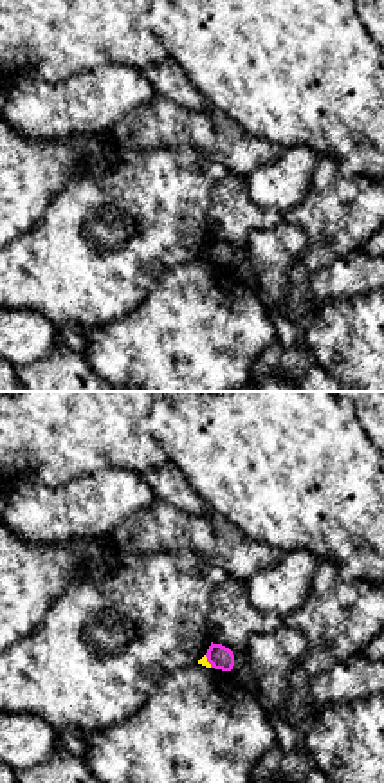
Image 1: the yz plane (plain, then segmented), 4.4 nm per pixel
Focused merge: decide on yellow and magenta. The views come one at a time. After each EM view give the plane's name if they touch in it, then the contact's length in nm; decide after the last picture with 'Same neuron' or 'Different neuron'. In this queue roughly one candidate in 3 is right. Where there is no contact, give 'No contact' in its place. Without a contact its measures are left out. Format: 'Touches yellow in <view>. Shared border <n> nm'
Touches yellow in yz. Shared border 70 nm

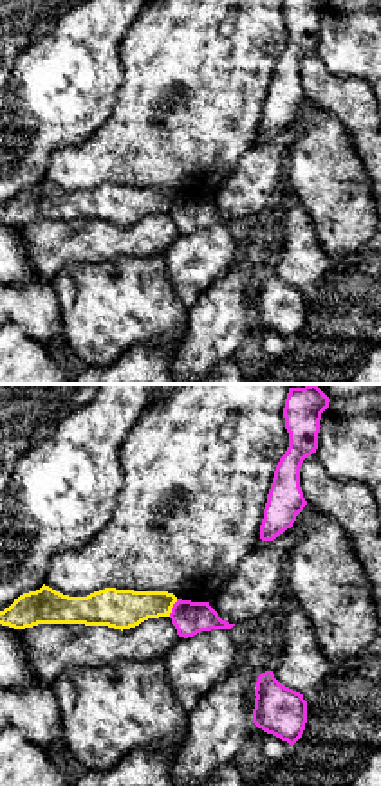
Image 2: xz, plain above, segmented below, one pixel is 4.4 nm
Touches yellow in xz. Shared border 90 nm

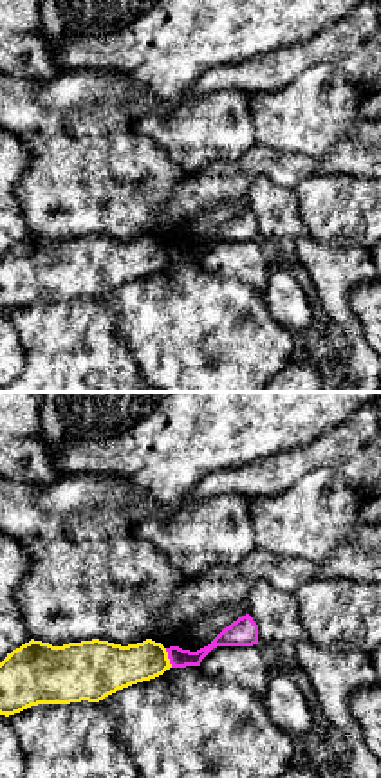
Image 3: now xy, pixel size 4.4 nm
Touches yellow in xy. Shared border 90 nm

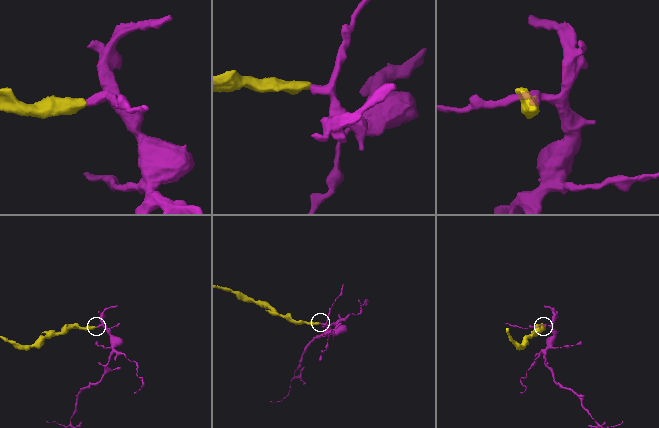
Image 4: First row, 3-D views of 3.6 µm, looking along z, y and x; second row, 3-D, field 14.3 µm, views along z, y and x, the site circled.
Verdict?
Different neuron

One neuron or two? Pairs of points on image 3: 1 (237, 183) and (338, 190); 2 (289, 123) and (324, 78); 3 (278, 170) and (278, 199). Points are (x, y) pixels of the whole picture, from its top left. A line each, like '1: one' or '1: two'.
1: two
2: one
3: two

